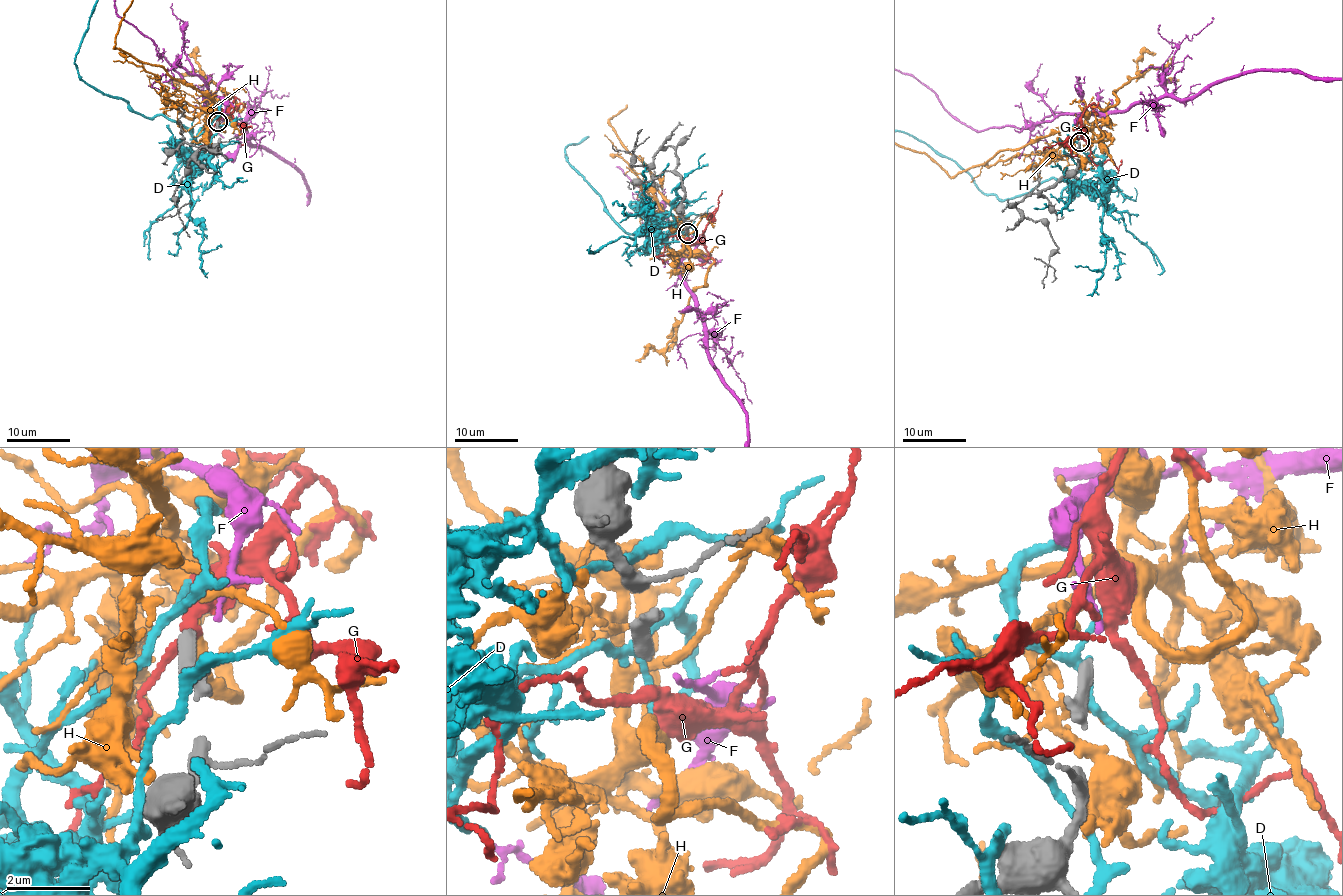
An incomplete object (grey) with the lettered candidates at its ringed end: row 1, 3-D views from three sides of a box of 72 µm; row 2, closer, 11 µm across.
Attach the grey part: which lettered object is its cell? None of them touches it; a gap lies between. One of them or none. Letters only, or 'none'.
none

